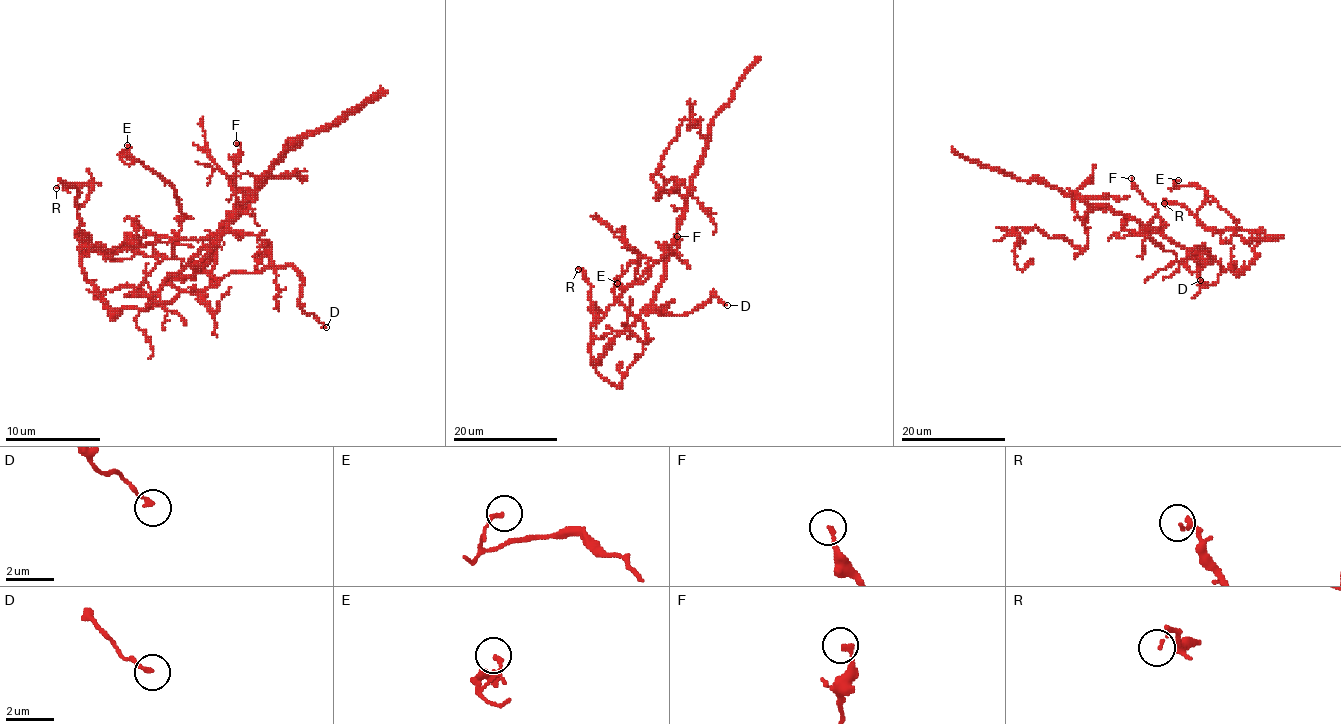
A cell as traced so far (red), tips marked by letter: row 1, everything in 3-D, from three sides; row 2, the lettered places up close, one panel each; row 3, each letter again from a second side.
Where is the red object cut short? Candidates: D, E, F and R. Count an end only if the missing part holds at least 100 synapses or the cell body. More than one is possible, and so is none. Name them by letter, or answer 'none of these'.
none of these

